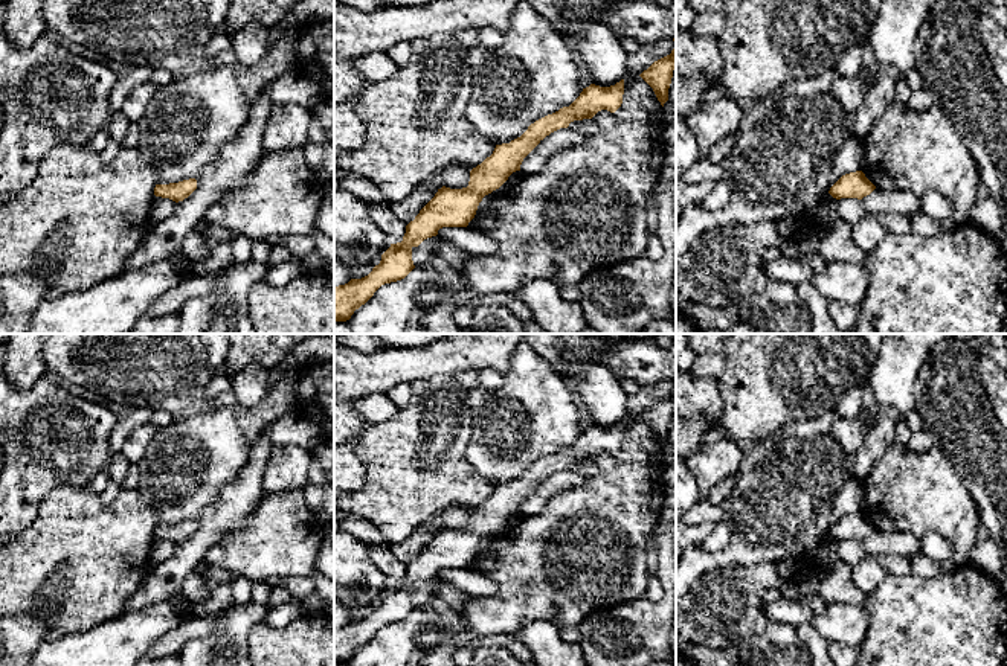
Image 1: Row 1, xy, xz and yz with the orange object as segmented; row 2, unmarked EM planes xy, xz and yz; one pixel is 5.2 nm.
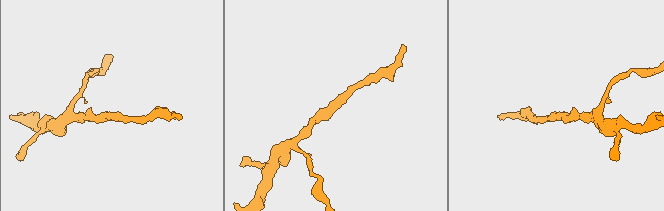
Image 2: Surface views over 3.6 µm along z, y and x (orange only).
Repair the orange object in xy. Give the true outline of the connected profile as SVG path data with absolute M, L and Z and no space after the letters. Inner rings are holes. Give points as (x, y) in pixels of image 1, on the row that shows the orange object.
M189 178L179 183L156 184L154 195L169 198L175 203L183 201L197 189L197 180Z

